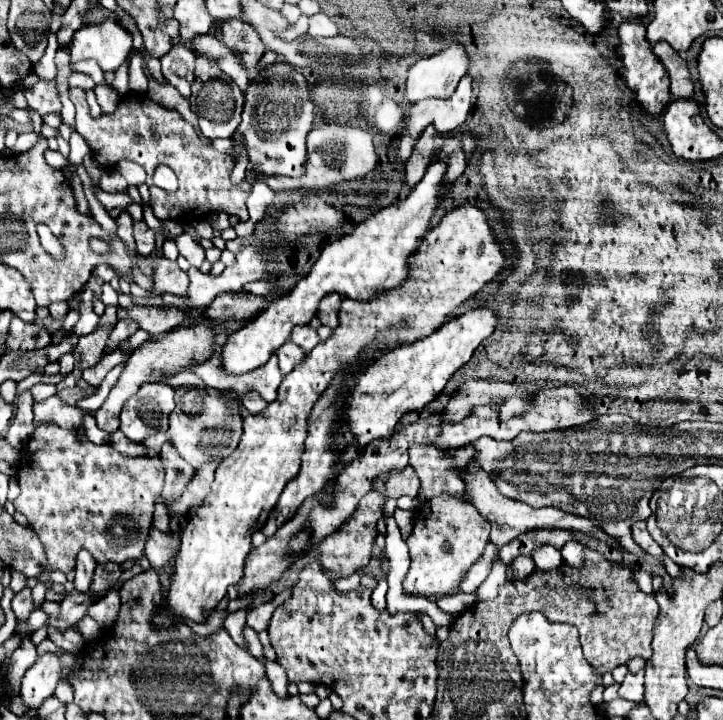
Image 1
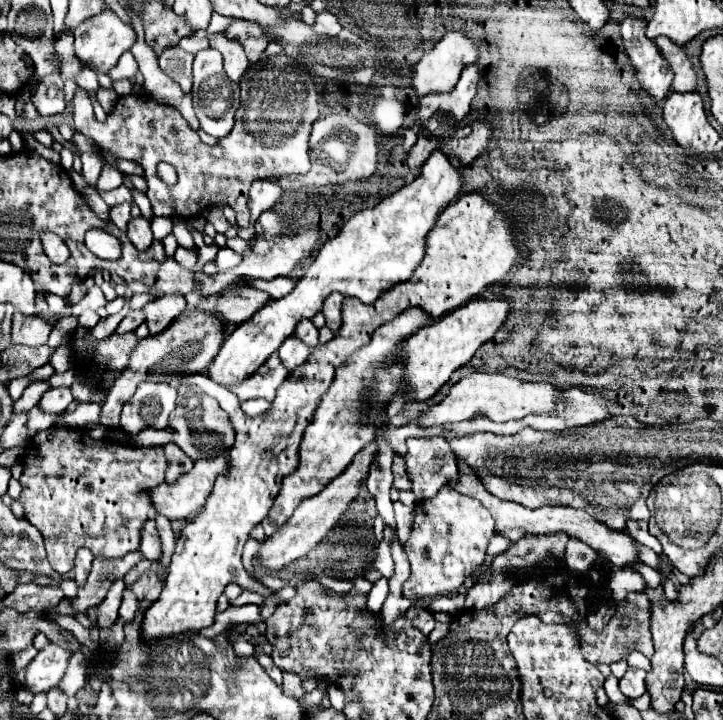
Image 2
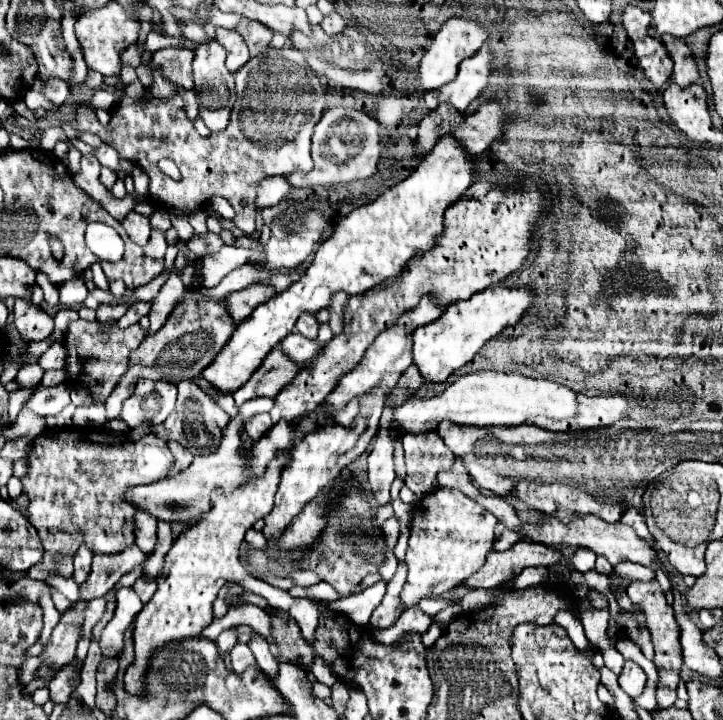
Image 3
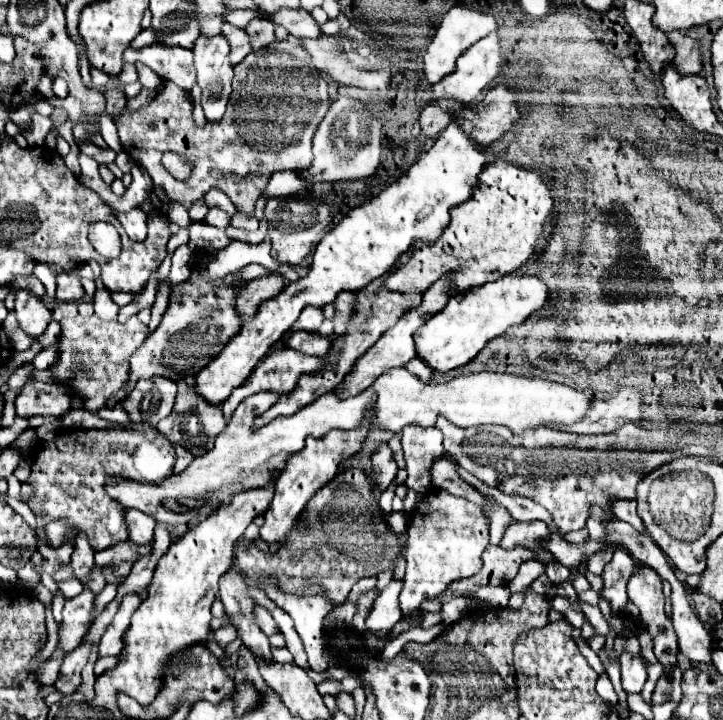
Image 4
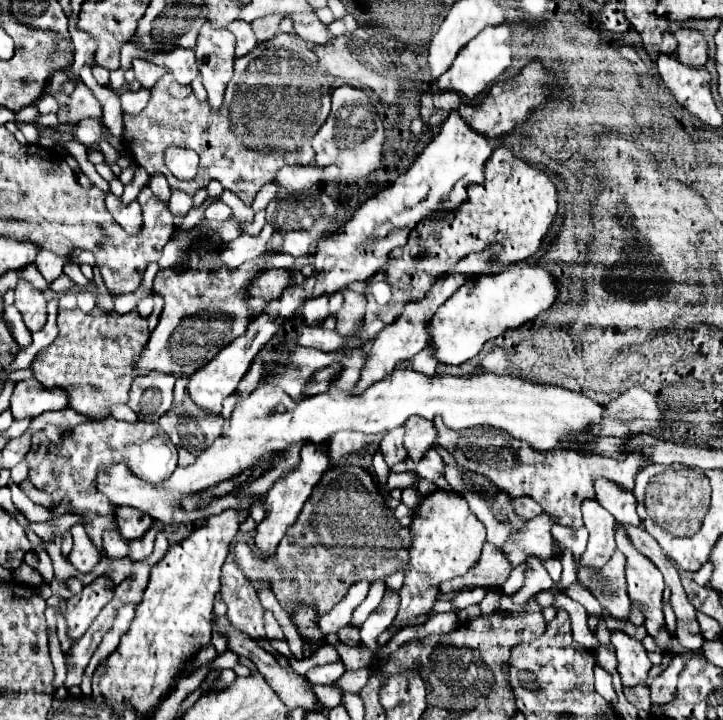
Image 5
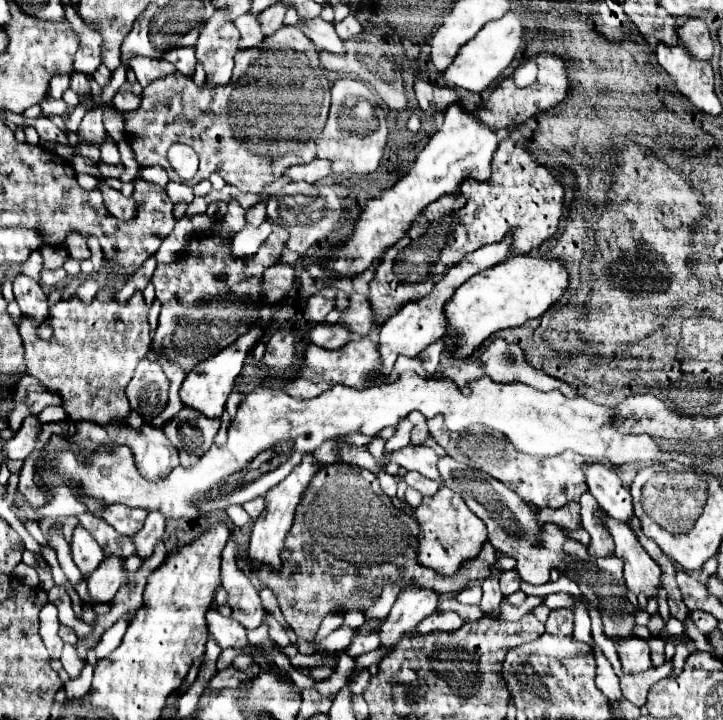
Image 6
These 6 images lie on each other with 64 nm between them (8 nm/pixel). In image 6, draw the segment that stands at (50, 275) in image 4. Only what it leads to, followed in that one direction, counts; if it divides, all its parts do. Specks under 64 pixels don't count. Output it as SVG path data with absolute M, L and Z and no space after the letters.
M42 246L42 254L44 254L44 266L50 270L60 268L68 256L64 248L52 248L52 246Z

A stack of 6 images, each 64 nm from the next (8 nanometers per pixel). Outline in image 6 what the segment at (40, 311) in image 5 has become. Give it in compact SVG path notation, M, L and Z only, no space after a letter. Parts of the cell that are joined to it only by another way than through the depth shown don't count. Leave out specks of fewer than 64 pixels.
M20 274L14 278L14 296L26 316L36 318L38 322L48 316L48 296L44 294L42 286L30 276Z

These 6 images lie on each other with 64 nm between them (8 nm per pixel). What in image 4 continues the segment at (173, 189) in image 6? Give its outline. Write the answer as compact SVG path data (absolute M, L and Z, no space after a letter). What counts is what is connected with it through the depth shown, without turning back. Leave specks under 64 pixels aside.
M172 202L168 208L168 218L180 226L188 226L190 224L190 216L188 216L188 208L182 206L180 202Z

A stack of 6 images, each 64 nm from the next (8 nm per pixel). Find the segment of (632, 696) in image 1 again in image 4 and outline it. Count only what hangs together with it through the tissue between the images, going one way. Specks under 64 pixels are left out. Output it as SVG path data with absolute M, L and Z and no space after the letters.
M624 650L620 654L620 668L622 668L622 688L626 692L640 692L648 676L646 674L648 662L640 654Z

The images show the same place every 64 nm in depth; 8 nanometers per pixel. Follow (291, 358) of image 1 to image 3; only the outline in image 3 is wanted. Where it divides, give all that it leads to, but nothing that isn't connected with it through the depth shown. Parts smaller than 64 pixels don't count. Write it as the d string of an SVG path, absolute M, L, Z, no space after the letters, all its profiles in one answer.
M292 332L282 340L284 354L288 354L294 362L312 362L322 352L322 348L324 348L322 342L310 340L300 332Z

